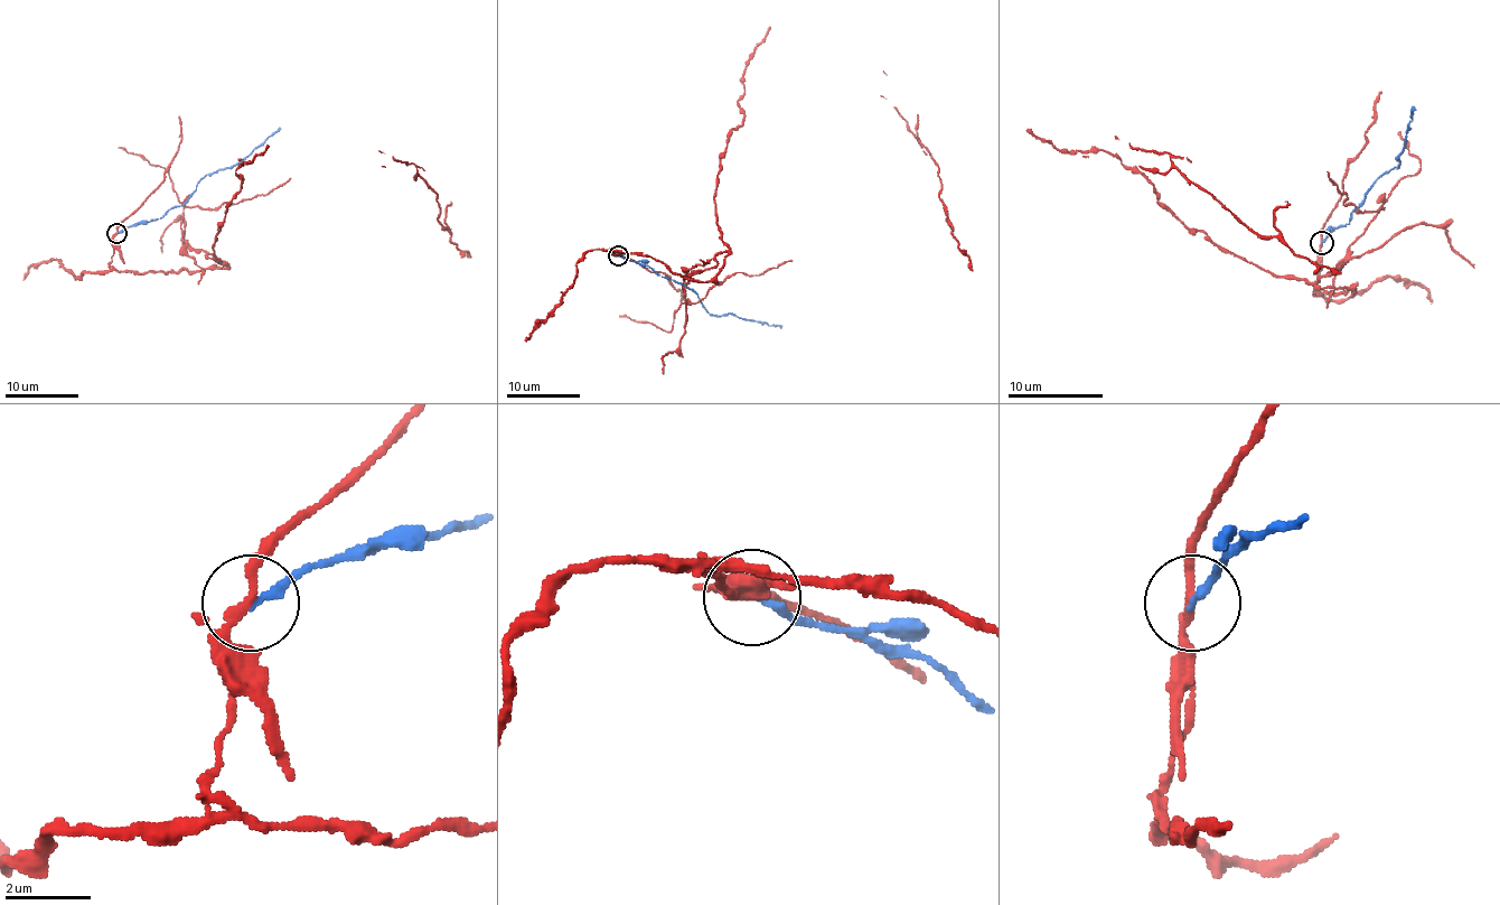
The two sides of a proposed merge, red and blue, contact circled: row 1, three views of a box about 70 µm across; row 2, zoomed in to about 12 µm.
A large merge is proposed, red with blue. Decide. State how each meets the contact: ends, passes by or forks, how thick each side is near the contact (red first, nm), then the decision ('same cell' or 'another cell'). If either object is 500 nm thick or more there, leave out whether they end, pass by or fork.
red passes by; blue ends there; 200 nm thick on the red side, 180 nm on the other; another cell

